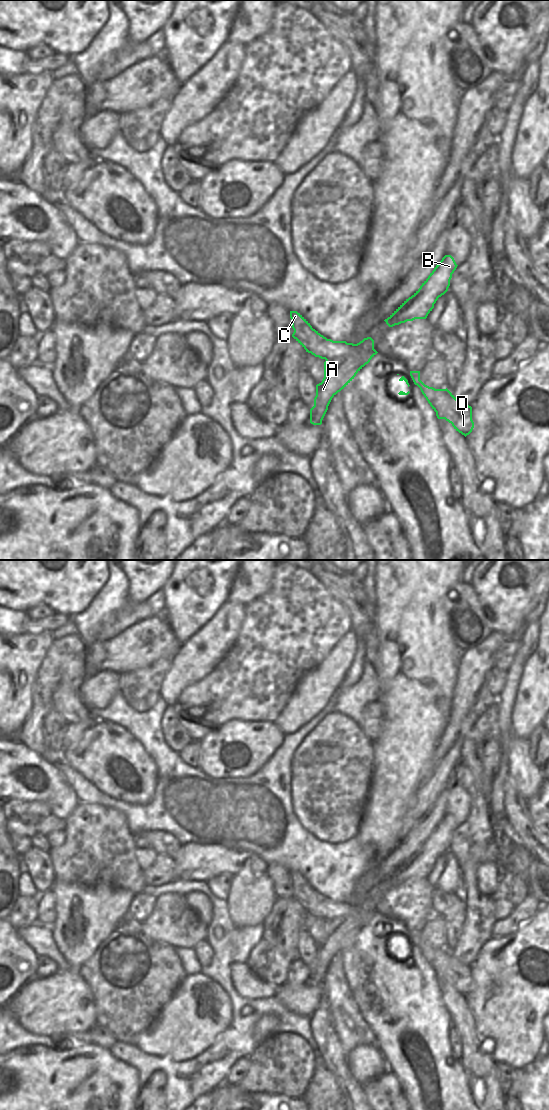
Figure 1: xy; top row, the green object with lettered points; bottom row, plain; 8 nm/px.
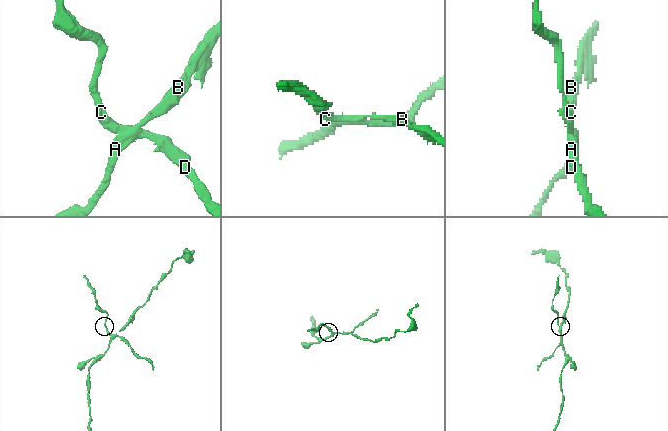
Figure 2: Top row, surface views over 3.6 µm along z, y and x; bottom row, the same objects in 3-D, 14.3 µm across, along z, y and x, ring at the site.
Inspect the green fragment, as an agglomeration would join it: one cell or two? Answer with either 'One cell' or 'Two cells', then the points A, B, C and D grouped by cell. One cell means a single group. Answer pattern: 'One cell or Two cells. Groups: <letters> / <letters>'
Two cells. Groups: A B / C D.

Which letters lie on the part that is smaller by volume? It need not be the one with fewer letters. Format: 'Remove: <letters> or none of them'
Remove: C, D

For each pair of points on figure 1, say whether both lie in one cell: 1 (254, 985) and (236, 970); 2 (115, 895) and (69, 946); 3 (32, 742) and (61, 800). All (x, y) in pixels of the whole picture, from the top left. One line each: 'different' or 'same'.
1: same
2: same
3: different

